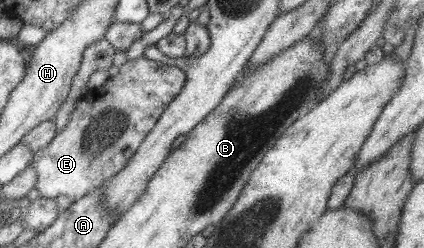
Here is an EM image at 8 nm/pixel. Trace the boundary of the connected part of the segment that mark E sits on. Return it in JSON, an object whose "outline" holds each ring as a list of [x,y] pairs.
{"outline":[[[139,55],[120,65],[117,74],[109,75],[98,87],[87,89],[85,94],[75,101],[67,124],[56,132],[55,137],[44,149],[32,155],[30,165],[37,175],[34,188],[39,191],[40,197],[55,199],[61,194],[75,201],[83,197],[87,191],[104,185],[109,177],[115,175],[127,163],[141,144],[141,140],[153,128],[165,106],[179,93],[185,80],[184,71],[178,67],[165,66]]]}

